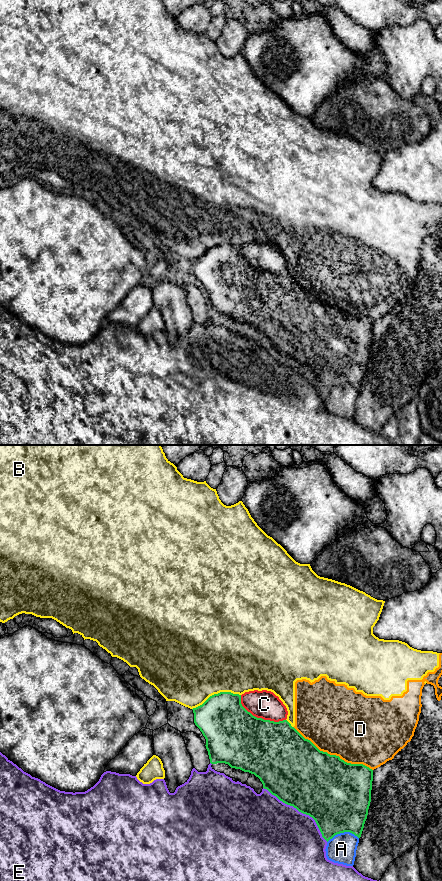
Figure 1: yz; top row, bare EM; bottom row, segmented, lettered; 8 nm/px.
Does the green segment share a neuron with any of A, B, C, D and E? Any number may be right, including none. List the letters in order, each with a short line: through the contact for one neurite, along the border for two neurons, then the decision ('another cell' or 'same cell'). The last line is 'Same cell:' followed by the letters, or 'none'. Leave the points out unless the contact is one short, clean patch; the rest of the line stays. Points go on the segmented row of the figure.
A: another cell
B: another cell
C: another cell
D: another cell
E: another cell
Same cell: none

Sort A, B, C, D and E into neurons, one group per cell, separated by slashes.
A / B D / C / E

